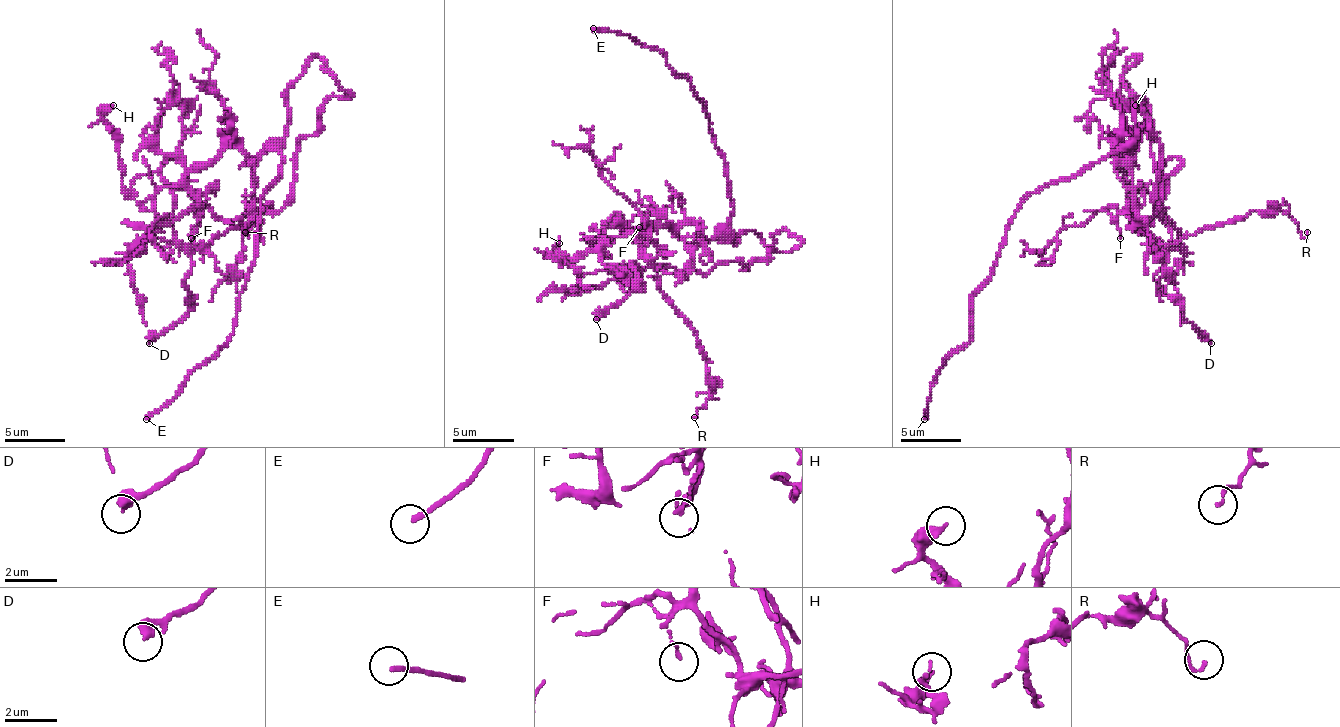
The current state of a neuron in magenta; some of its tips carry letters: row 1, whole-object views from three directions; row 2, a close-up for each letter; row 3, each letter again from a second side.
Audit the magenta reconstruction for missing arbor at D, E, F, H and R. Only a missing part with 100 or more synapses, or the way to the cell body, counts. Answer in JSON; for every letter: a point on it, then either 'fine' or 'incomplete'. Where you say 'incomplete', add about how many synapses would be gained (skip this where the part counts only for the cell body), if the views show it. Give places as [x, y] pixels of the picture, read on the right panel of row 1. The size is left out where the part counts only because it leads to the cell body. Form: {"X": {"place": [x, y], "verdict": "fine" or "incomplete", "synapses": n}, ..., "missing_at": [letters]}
{"D": {"place": [1211, 343], "verdict": "fine"}, "E": {"place": [924, 419], "verdict": "incomplete"}, "F": {"place": [1120, 238], "verdict": "fine"}, "H": {"place": [1135, 105], "verdict": "fine"}, "R": {"place": [1307, 232], "verdict": "fine"}, "missing_at": ["E"]}

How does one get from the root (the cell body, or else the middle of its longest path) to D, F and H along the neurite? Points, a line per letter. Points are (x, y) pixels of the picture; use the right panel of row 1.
D: (1126, 159), (1117, 147), (1135, 196), (1135, 220), (1165, 250), (1165, 265), (1153, 280), (1211, 343)
F: (1126, 159), (1117, 156), (1117, 147), (1120, 147), (1120, 168), (1126, 178), (1126, 205), (1117, 217), (1120, 238)
H: (1126, 159), (1117, 147), (1135, 220), (1165, 247), (1165, 175), (1159, 190), (1153, 120), (1135, 105)

